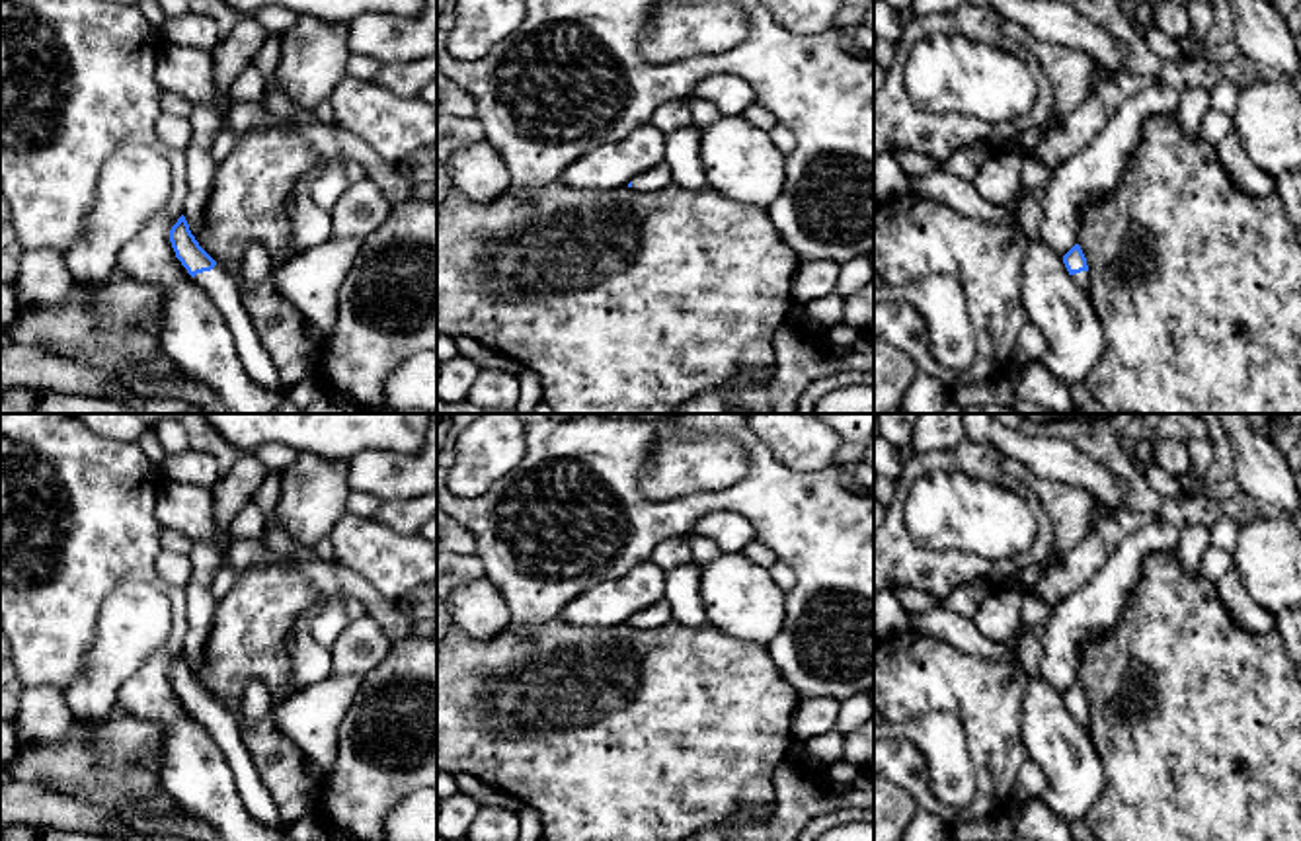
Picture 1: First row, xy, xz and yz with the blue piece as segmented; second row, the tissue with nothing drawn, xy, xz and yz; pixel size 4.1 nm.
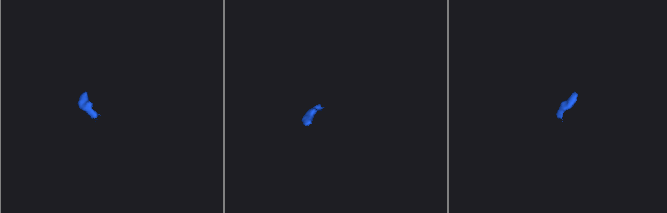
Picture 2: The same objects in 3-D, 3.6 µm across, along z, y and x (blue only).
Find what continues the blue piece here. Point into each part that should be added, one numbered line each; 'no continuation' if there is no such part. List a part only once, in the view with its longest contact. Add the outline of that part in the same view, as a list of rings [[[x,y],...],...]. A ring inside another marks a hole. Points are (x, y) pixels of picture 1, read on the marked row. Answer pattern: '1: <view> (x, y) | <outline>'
1: xy (219, 283) | [[[220,265],[193,277],[213,299],[215,306],[224,316],[234,341],[240,363],[246,375],[267,390],[279,388],[279,373],[263,349],[259,336],[244,306],[238,281]]]

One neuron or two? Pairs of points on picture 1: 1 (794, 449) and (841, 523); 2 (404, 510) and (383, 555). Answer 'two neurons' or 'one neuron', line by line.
1: two neurons
2: two neurons

